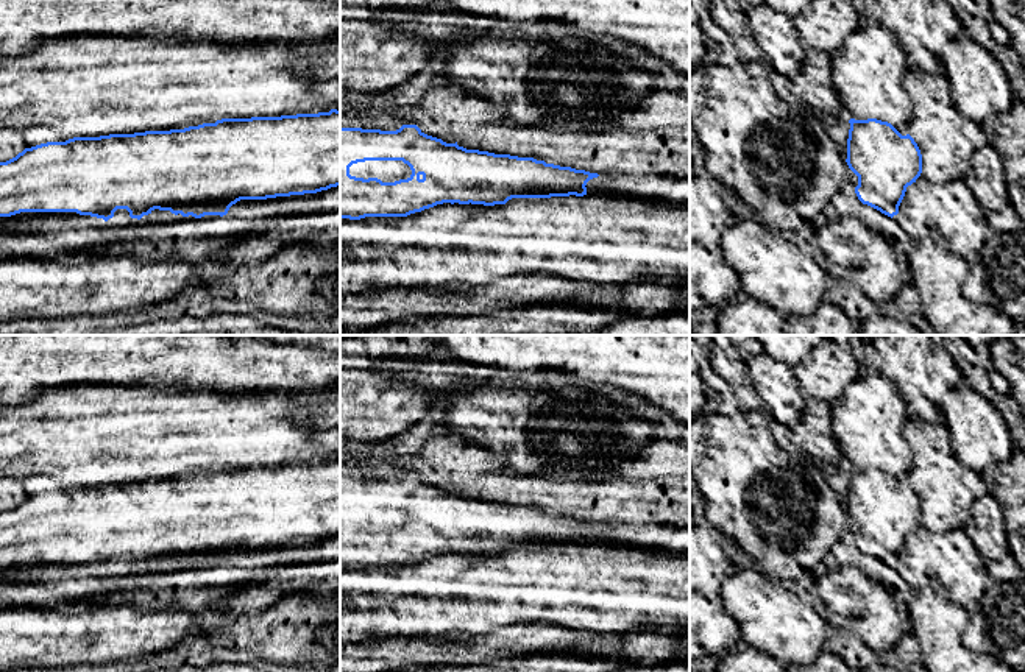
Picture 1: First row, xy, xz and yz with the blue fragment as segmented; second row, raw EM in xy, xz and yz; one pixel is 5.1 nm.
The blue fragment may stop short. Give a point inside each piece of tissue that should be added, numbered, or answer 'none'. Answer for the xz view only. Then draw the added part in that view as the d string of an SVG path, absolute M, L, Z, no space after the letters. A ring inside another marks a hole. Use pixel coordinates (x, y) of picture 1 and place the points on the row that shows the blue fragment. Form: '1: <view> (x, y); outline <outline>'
1: xz (500, 212); outline M512 198L509 200L505 204L499 204L496 207L493 207L493 237L496 240L504 240L507 235L507 225L505 225L505 218L507 218L507 204L512 203L518 203L523 198Z

